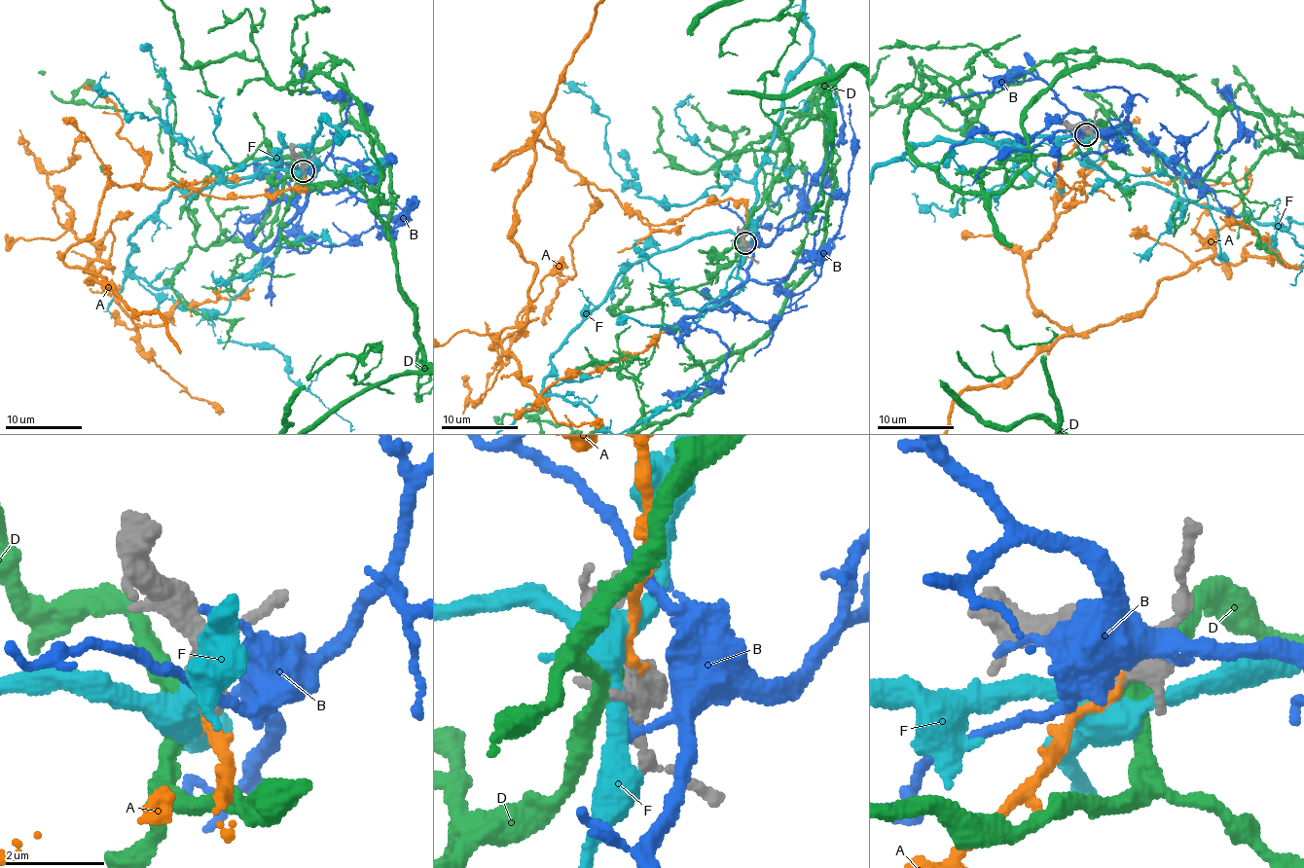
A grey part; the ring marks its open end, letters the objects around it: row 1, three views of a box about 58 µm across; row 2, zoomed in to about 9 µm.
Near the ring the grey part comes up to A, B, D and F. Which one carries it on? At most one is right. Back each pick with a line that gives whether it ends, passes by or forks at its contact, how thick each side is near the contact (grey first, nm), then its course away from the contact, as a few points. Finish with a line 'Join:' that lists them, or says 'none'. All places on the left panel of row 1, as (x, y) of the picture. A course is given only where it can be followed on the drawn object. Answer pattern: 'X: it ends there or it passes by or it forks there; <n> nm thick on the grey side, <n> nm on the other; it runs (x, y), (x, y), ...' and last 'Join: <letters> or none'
A: it ends there; 480 nm thick on the grey side, 170 nm on the other
Join: A

